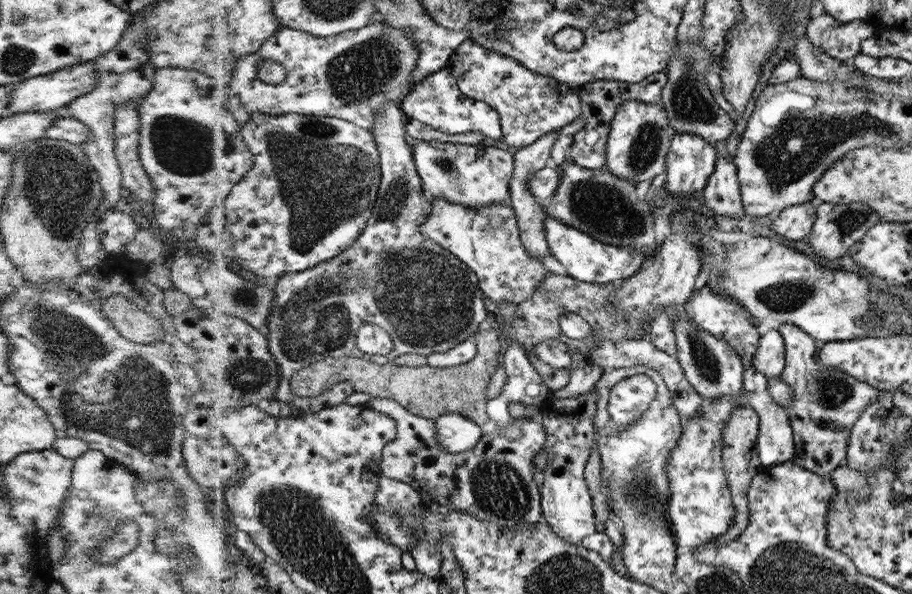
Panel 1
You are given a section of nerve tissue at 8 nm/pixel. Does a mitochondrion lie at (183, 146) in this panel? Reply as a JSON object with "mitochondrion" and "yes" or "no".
{"mitochondrion":"yes"}

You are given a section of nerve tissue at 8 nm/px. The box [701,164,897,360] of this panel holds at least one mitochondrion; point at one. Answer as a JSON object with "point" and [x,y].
{"point":[785,296]}

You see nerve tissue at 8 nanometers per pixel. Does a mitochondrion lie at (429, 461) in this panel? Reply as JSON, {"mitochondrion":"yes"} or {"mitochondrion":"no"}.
{"mitochondrion":"no"}

